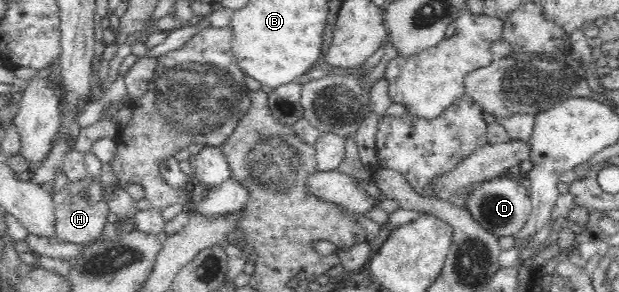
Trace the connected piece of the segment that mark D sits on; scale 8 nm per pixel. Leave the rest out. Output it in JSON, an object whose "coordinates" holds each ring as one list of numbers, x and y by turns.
{"coordinates":[[511,175,501,176,480,183,470,189,465,208,478,225,494,237,512,236,524,227,524,222,531,214,533,205,526,182]]}

